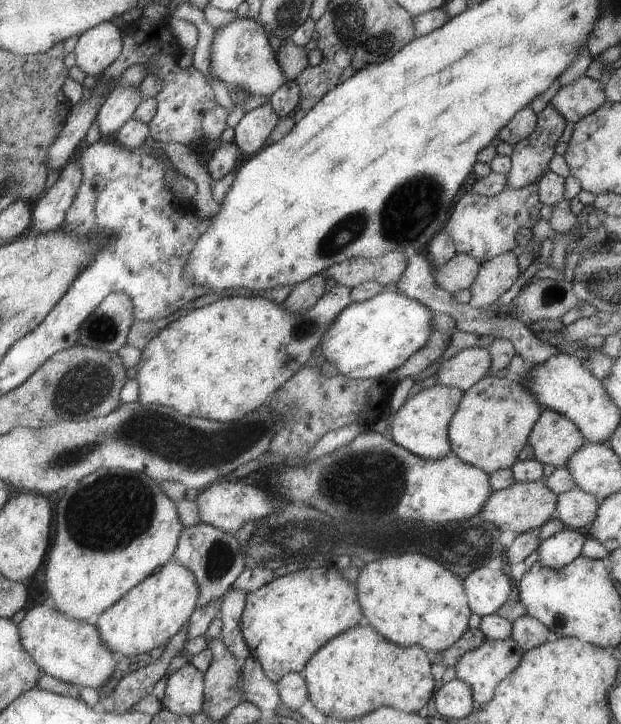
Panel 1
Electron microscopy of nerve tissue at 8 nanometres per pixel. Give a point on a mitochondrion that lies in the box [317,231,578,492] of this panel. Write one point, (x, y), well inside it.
(552, 295)

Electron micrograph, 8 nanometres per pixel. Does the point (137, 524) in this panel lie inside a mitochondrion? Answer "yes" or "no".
yes

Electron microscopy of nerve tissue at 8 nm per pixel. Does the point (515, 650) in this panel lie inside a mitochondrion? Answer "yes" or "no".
no

